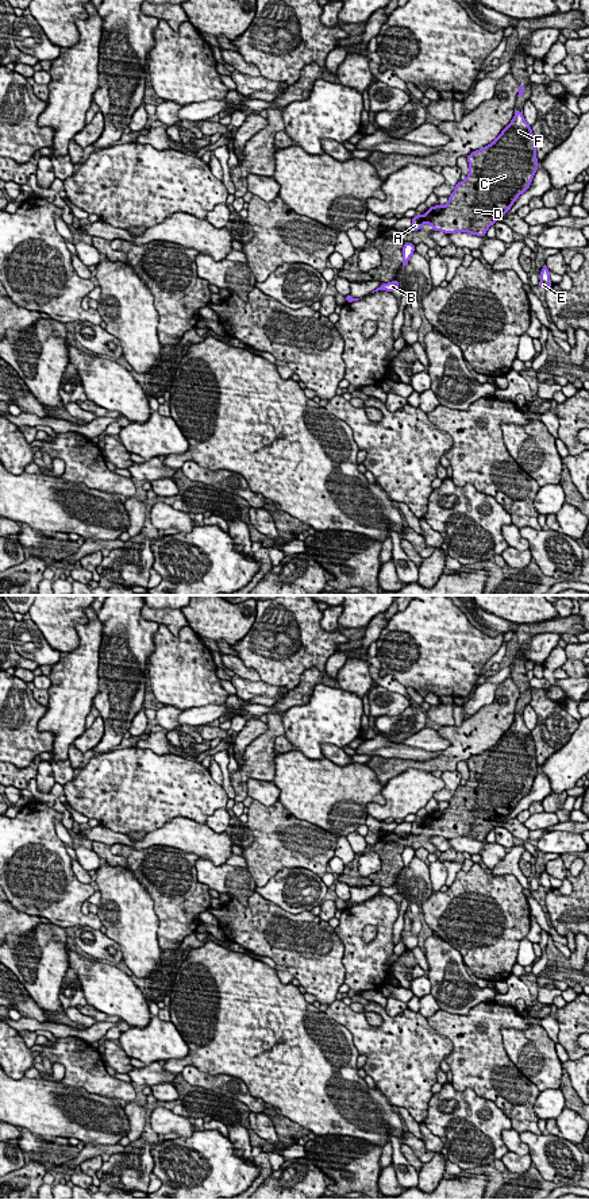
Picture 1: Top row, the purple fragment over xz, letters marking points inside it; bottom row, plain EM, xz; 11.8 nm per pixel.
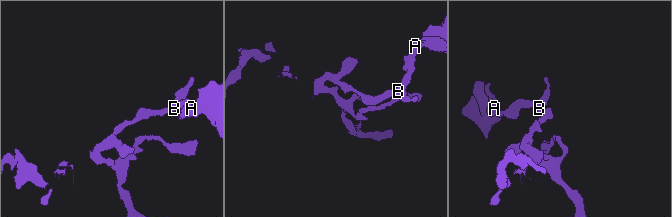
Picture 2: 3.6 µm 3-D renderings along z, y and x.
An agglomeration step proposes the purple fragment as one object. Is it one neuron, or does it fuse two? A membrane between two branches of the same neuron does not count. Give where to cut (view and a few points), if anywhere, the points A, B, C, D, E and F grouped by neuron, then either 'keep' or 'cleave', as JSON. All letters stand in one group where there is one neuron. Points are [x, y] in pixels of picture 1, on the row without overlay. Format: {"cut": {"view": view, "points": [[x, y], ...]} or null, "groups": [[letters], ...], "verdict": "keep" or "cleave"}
{"cut": {"view": "xz", "points": [[422, 820], [423, 828]]}, "groups": [["A", "B", "E"], ["C", "D", "F"]], "verdict": "cleave"}

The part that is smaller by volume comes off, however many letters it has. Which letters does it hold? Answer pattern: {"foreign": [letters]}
{"foreign": ["C", "D", "F"]}

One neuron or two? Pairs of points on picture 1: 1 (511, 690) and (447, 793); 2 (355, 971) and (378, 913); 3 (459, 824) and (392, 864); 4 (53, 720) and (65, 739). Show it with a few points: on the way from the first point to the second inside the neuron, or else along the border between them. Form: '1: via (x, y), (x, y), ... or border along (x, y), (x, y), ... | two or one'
1: border along (455, 770), (445, 770), (442, 772) | two
2: via (370, 956), (382, 944), (382, 928) | one
3: via (441, 824), (422, 840), (407, 841), (401, 845) | one
4: via (58, 724), (65, 733) | one

